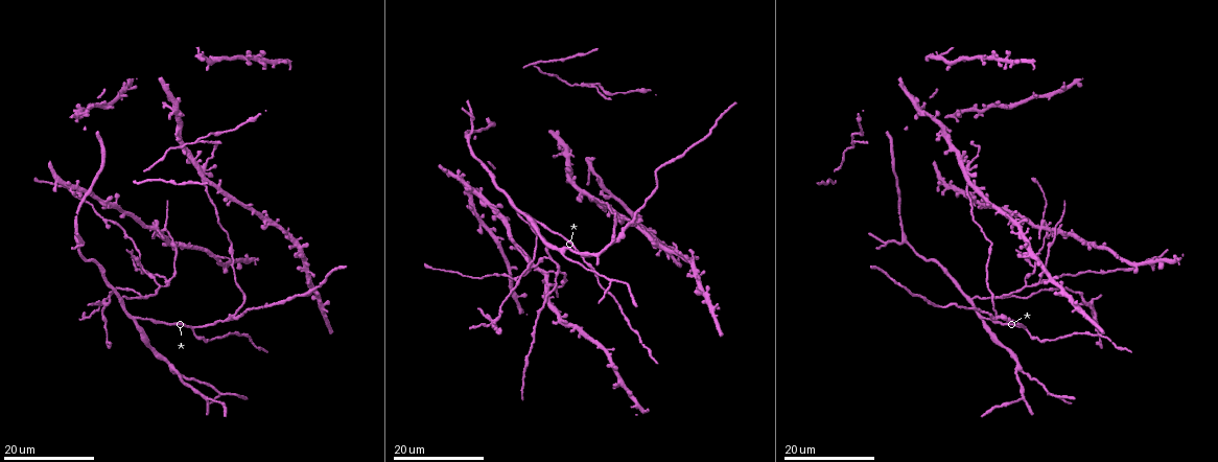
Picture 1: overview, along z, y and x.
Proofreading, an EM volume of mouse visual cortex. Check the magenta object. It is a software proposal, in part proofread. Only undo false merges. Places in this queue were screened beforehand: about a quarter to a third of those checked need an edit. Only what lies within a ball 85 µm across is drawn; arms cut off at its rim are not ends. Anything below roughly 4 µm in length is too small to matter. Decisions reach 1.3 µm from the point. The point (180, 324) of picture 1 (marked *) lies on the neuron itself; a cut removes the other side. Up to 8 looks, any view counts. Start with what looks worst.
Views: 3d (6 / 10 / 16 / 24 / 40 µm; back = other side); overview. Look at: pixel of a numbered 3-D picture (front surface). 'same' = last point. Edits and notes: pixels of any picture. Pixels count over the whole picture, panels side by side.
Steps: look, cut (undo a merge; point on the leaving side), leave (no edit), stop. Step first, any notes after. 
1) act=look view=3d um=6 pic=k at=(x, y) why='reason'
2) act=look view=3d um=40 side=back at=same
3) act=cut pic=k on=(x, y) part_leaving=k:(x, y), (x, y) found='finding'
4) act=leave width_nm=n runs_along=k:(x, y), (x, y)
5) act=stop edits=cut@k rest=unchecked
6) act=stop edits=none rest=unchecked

act=look view=3d um=16 pic=1 at=(141, 264) why='three-way junction'

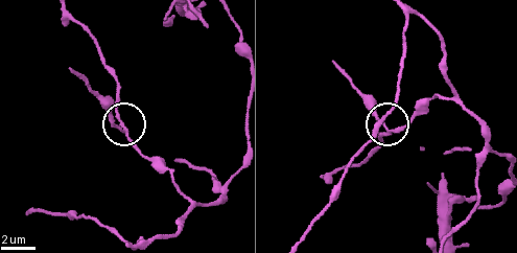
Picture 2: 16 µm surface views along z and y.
act=look view=3d um=10 pic=2 at=(387, 131) why='closer look'

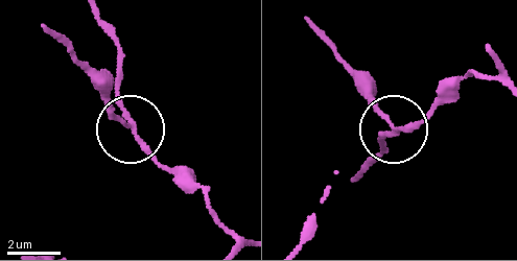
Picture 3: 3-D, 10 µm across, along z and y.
act=cut pic=3 on=(108, 102) side_arm_um=7 part_leaving=3:(127, 122), (103, 84), (45, 25) found='a second neuron is stuck on'

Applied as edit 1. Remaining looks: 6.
act=look view=overview

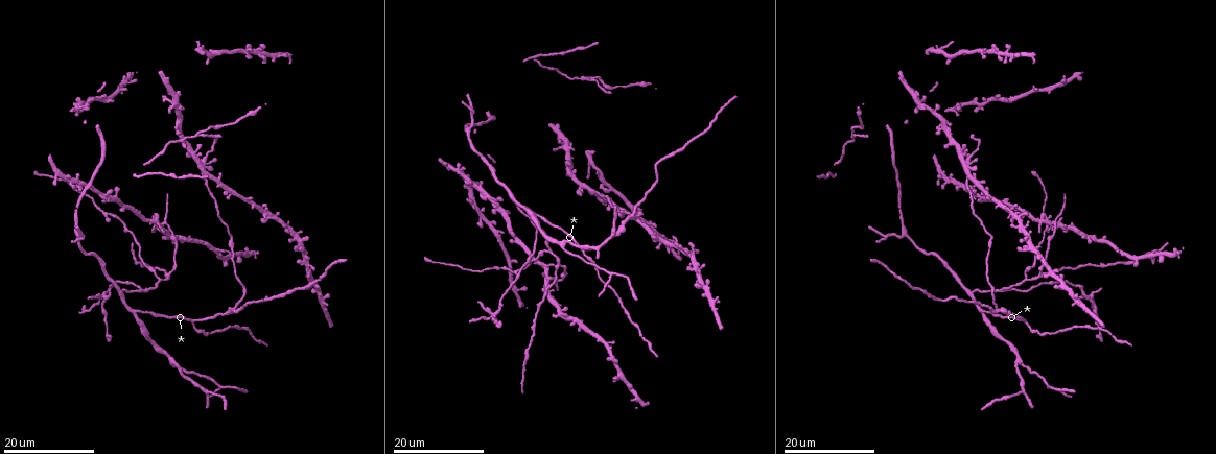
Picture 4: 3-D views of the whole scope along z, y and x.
act=look view=3d um=24 pic=4 at=(105, 299) why='looks like a crossing'

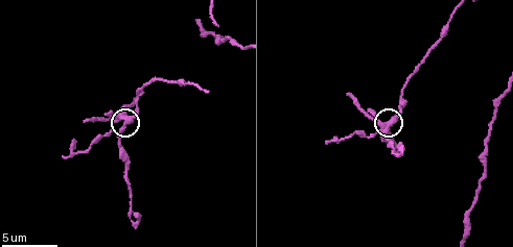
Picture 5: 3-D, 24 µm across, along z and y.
act=look view=3d um=10 pic=5 at=(125, 124)

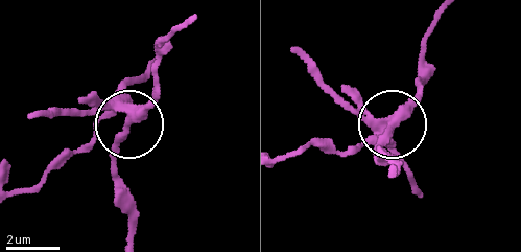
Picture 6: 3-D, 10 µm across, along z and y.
act=cut pic=6 on=(136, 77) width_nm=330 part_leaving=6:(374, 134), (333, 155), (306, 147), (279, 157) found='two neurons meet here'

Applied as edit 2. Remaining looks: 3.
act=look view=overview

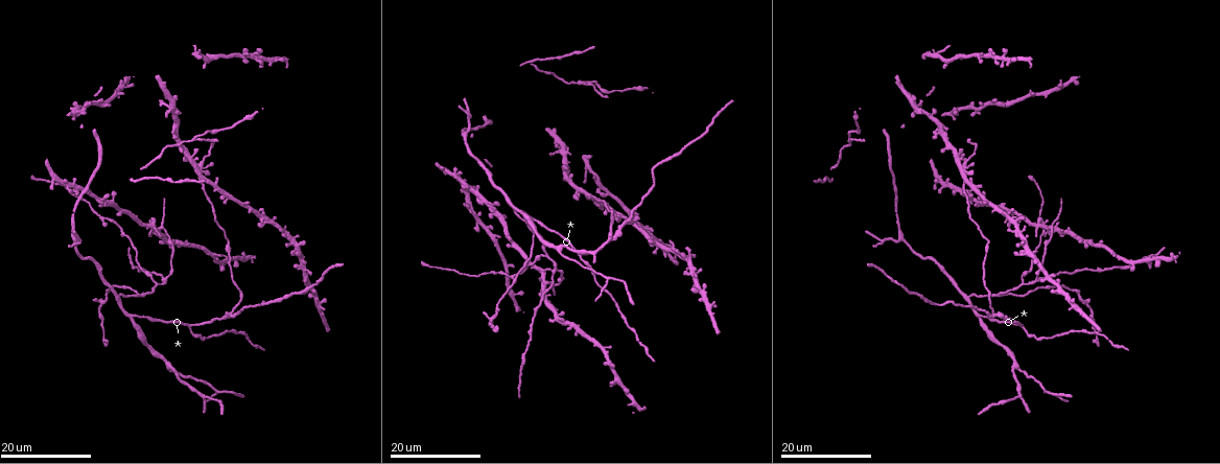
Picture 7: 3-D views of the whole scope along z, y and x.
act=look view=3d um=16 pic=7 at=(1052, 227) why='branch point'

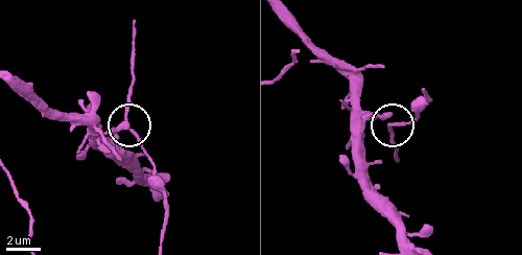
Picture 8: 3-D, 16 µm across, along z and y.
act=look view=3d um=6 at=same

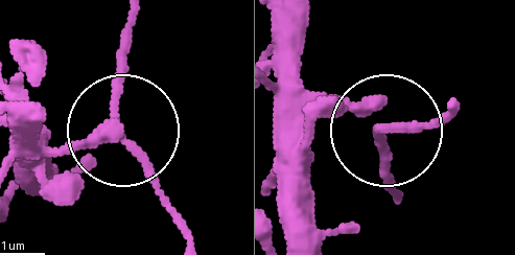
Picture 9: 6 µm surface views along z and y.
act=leave width_nm=240 runs_along=9:(449, 108), (434, 122), (377, 134), (385, 186) found='all the same neuron'

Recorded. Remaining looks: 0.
act=stop edits=cut@3,cut@6 rest=unchecked

